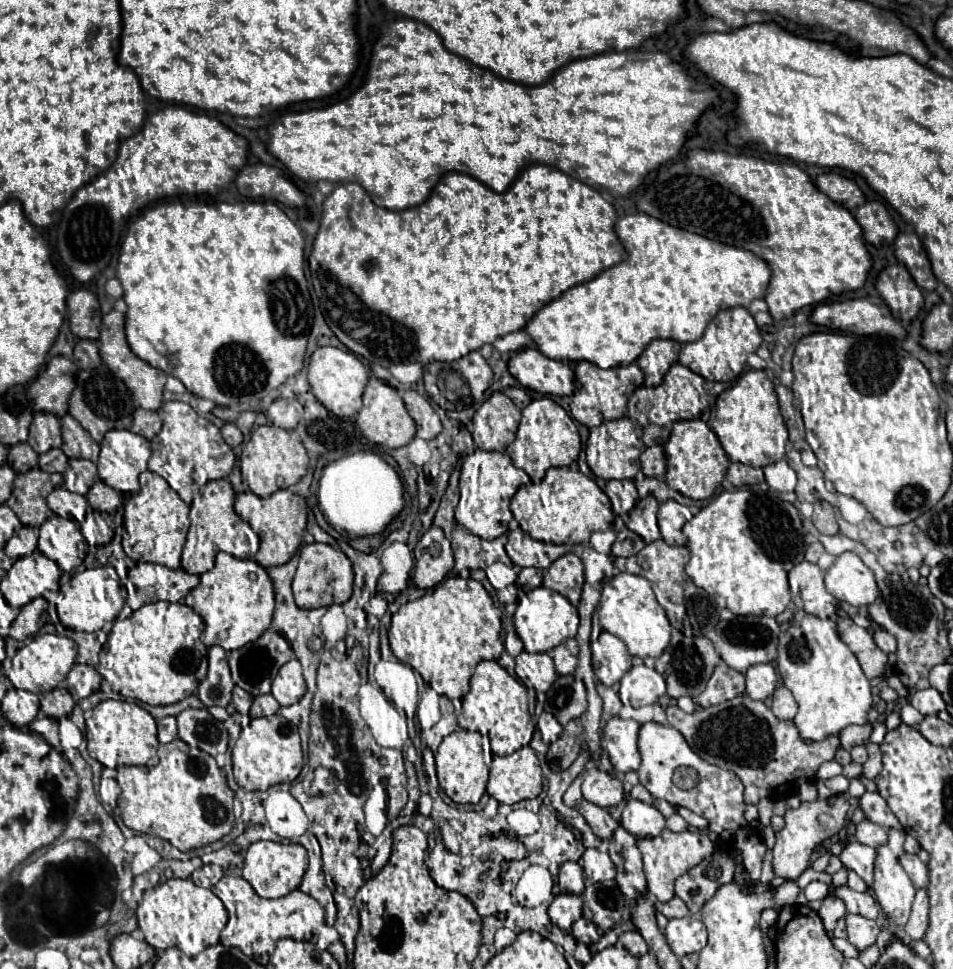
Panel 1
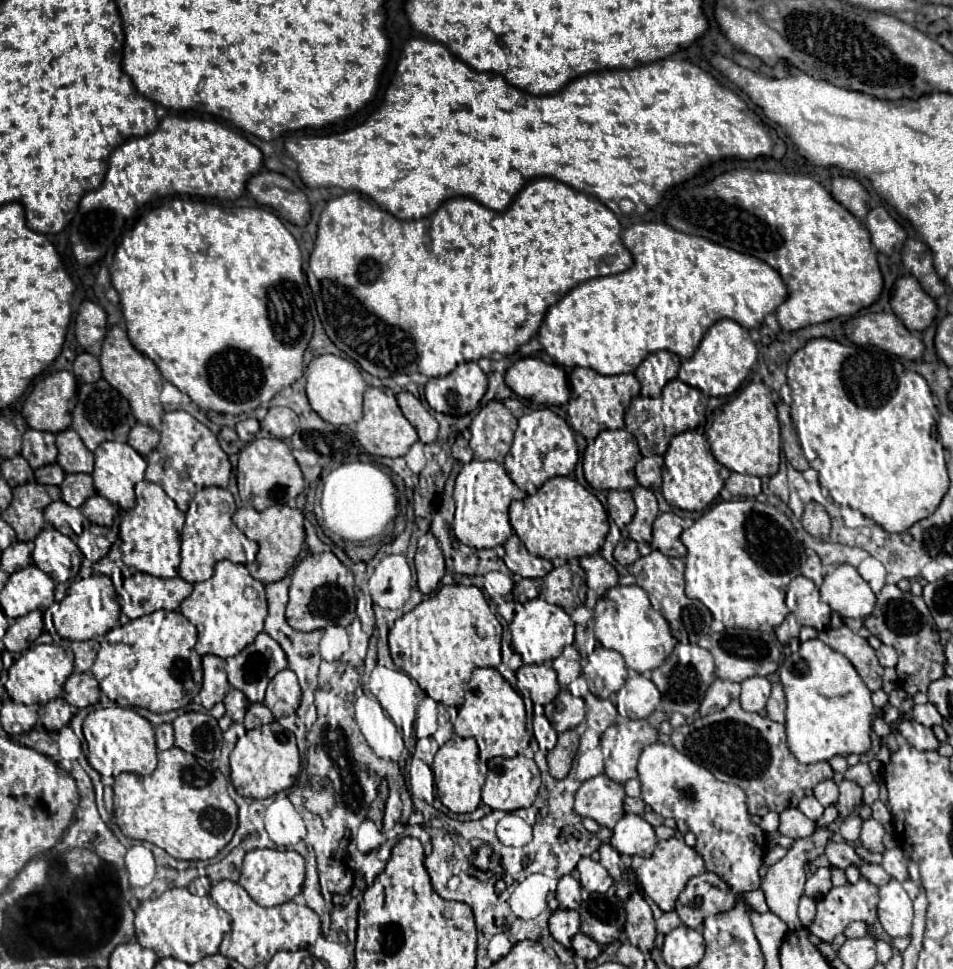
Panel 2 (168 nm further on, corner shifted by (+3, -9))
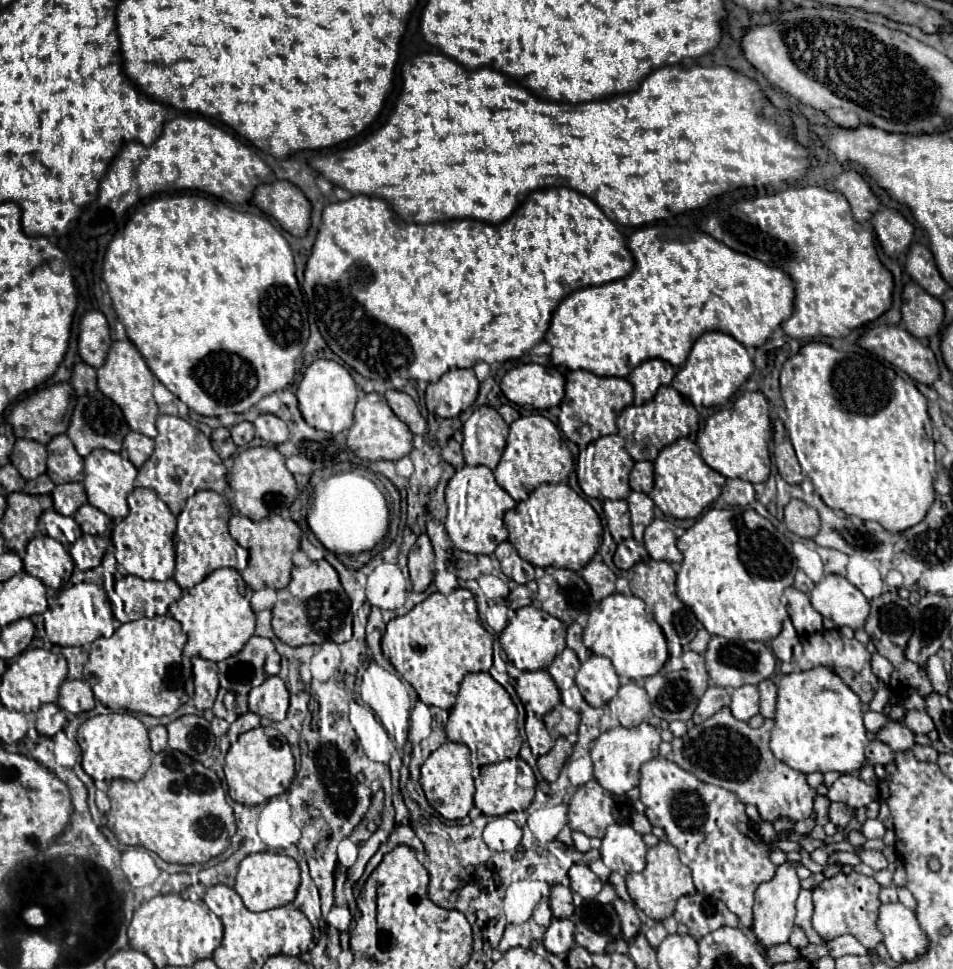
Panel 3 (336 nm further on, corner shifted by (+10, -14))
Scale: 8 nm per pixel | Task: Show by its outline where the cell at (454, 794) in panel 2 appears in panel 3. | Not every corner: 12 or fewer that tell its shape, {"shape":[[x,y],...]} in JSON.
{"shape":[[444,742],[420,784],[446,820],[468,816],[474,776],[466,744]]}

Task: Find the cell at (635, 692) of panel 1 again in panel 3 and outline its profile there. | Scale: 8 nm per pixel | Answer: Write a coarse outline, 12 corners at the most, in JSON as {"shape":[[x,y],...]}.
{"shape":[[620,686],[608,706],[624,728],[638,726],[652,712],[646,690]]}

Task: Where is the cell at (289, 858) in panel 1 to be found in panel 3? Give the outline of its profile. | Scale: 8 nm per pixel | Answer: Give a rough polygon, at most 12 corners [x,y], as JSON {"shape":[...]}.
{"shape":[[284,854],[240,862],[234,890],[248,910],[292,902],[300,868]]}

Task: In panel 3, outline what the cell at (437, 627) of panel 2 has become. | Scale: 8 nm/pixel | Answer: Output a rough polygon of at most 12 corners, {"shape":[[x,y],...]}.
{"shape":[[470,590],[388,622],[382,652],[428,706],[492,668]]}

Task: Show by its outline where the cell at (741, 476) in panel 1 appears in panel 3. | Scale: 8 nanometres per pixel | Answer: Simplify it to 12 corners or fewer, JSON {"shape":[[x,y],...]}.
{"shape":[[728,478],[722,498],[730,506],[748,506],[756,500],[750,482]]}

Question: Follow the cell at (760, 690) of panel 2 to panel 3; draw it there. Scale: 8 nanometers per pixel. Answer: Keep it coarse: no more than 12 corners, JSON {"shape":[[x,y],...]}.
{"shape":[[756,686],[732,692],[730,710],[738,720],[758,714]]}

